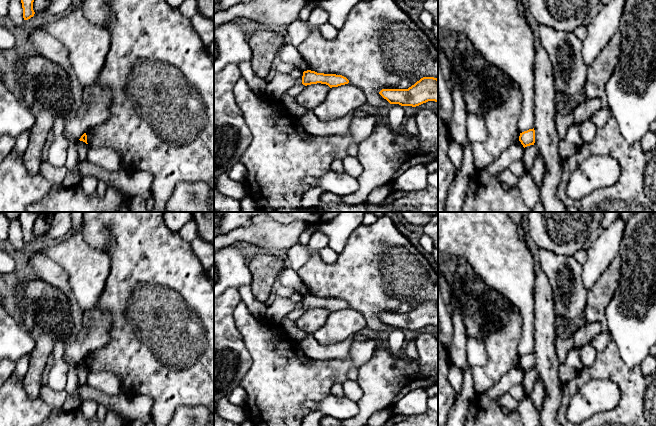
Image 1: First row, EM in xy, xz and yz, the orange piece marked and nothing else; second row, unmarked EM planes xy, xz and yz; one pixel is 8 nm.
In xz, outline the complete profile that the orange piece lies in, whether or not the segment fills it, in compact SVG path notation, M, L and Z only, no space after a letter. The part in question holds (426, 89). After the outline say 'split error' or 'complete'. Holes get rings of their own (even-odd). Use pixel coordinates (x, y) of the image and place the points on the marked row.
M423 77L408 89L382 89L379 94L390 104L416 107L428 101L438 103L438 79Z; complete

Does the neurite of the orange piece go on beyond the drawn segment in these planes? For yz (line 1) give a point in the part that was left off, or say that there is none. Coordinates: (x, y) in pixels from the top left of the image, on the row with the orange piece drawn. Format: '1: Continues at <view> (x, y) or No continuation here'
1: No continuation here

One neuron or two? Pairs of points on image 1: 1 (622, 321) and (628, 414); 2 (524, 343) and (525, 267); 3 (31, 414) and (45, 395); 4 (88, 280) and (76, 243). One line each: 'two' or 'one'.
1: two
2: one
3: two
4: one

